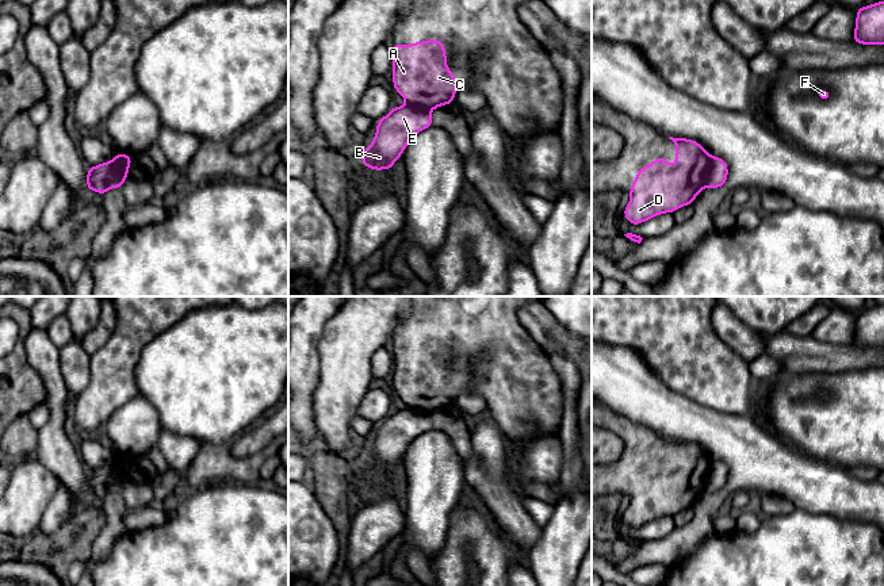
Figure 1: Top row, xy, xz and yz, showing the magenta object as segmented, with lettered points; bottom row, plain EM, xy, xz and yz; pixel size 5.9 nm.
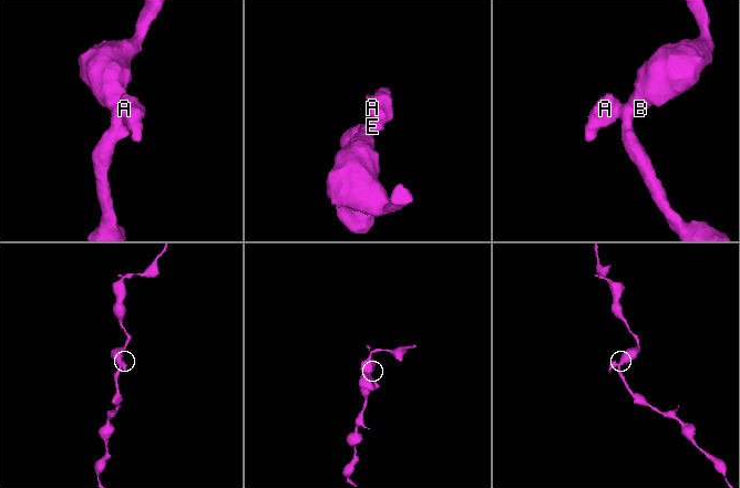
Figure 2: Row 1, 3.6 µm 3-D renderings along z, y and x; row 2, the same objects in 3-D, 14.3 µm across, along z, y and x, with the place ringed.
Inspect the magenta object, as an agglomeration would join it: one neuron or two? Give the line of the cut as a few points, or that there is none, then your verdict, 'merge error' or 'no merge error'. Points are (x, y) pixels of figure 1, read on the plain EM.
cut in yz along (711, 459), (704, 489); merge error

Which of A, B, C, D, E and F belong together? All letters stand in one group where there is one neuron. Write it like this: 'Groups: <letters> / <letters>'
Groups: A C D / B E F

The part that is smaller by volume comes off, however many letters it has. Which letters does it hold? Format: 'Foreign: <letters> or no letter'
Foreign: A, C, D

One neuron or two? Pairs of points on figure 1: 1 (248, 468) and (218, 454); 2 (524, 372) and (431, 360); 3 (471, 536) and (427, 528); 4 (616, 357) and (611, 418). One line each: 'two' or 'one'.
1: one
2: one
3: two
4: two

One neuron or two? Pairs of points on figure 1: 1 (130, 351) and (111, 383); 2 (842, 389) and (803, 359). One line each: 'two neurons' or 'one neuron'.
1: one neuron
2: two neurons

